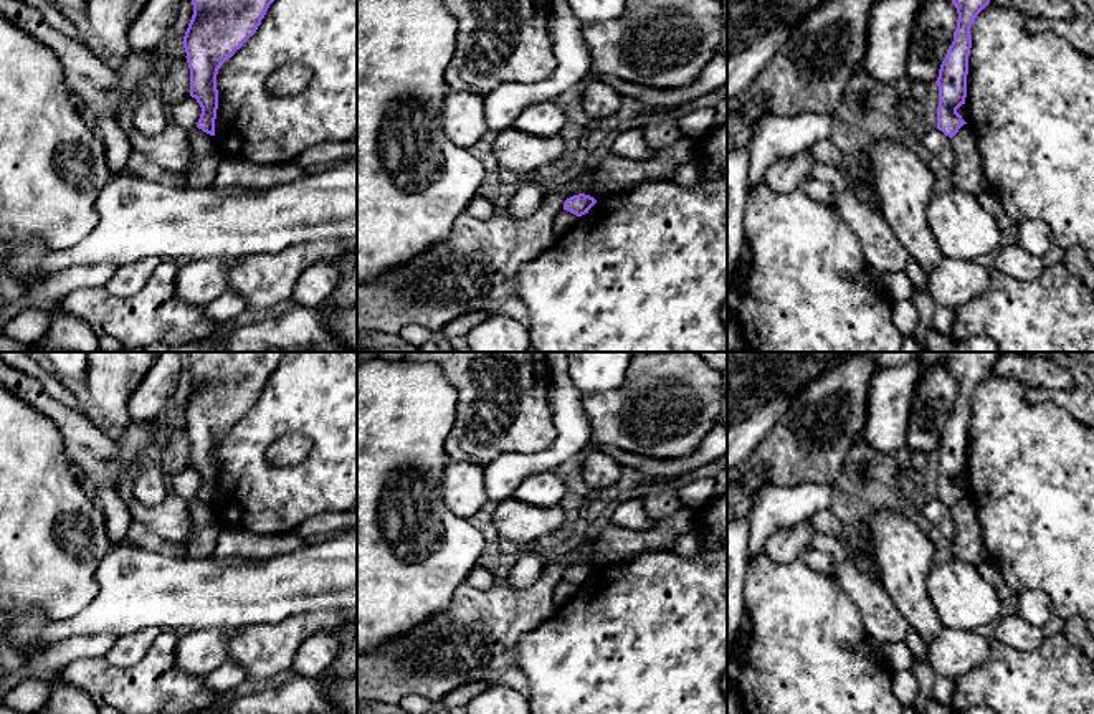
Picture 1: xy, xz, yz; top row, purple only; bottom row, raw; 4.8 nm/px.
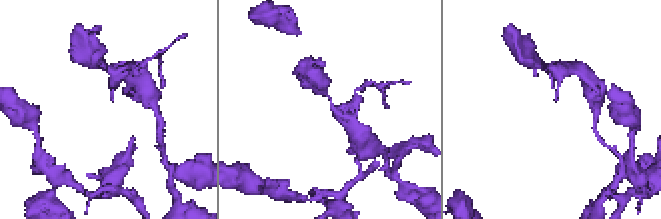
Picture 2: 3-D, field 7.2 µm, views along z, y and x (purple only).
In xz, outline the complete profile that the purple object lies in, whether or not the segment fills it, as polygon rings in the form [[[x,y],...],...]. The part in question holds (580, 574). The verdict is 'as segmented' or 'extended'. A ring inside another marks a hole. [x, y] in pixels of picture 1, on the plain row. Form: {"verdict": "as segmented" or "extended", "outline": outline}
{"verdict": "as segmented", "outline": [[[578,564],[578,565],[573,565],[573,567],[565,570],[564,580],[567,580],[577,587],[582,587],[582,585],[588,583],[588,580],[595,574],[597,574],[597,570],[593,567],[585,565],[585,564]]]}

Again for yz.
{"verdict": "as segmented", "outline": [[[1001,352],[942,354],[947,357],[958,383],[954,412],[947,420],[935,451],[939,456],[937,499],[952,509],[967,494],[957,479],[965,474],[967,468],[968,425],[972,418],[970,398],[977,385],[995,367]]]}

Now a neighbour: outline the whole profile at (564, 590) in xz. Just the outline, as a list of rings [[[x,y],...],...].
[[[562,580],[554,590],[554,607],[555,610],[560,608],[575,592],[578,590],[577,585]]]

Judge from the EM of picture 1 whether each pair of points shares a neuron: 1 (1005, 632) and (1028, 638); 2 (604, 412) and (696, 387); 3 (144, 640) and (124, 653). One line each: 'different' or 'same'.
1: same
2: same
3: same

